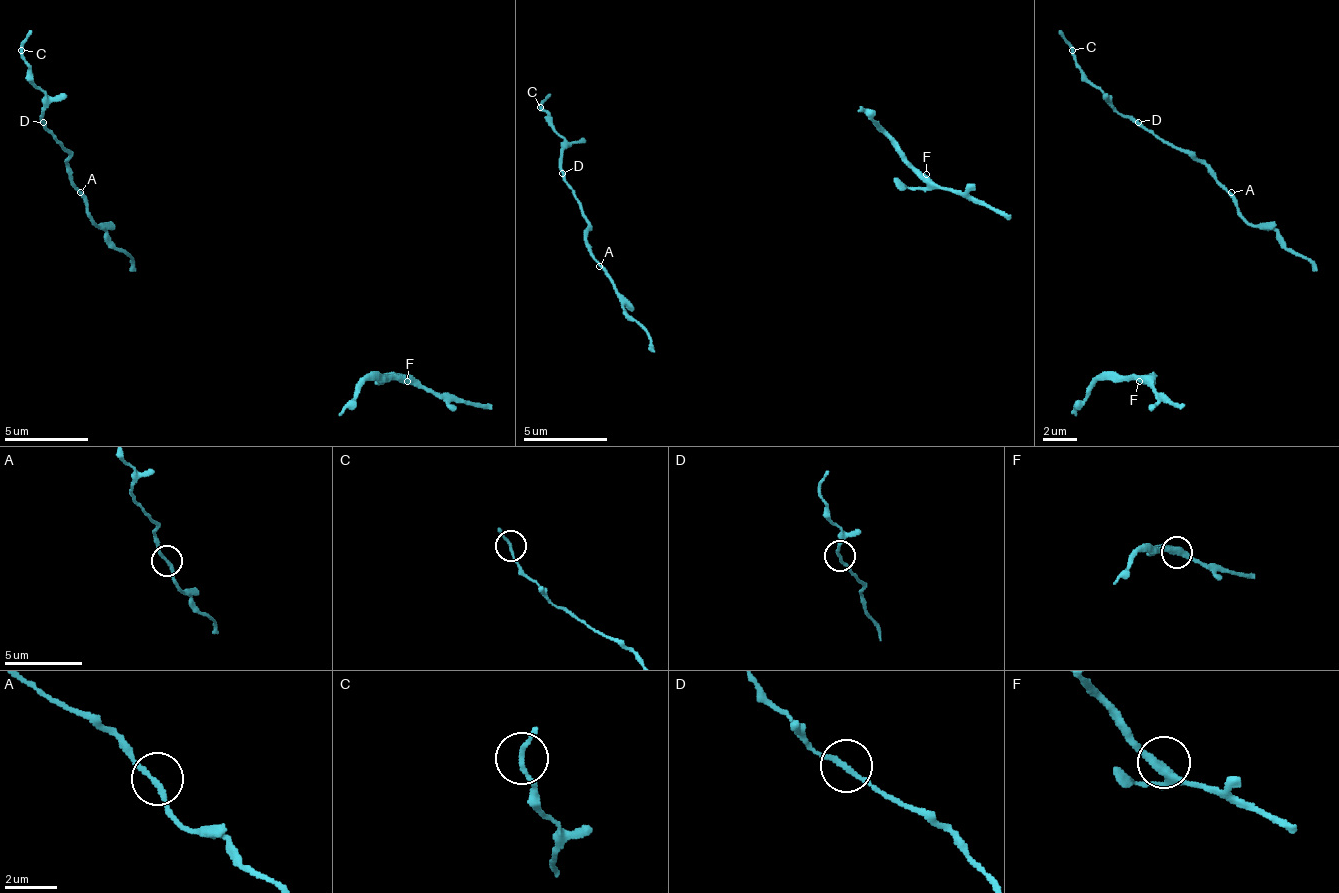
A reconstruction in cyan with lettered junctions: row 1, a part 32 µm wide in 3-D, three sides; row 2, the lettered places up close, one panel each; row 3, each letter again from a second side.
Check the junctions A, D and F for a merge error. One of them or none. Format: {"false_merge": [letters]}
{"false_merge": []}

